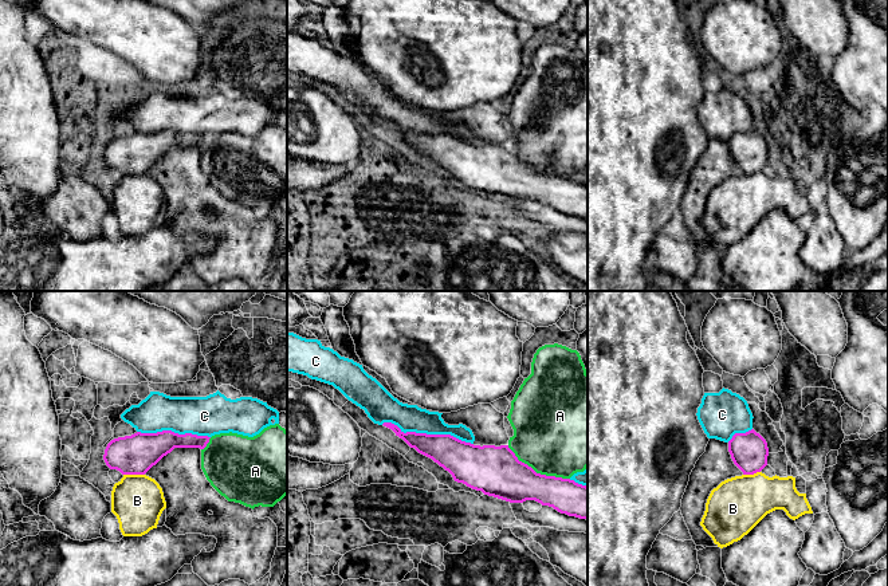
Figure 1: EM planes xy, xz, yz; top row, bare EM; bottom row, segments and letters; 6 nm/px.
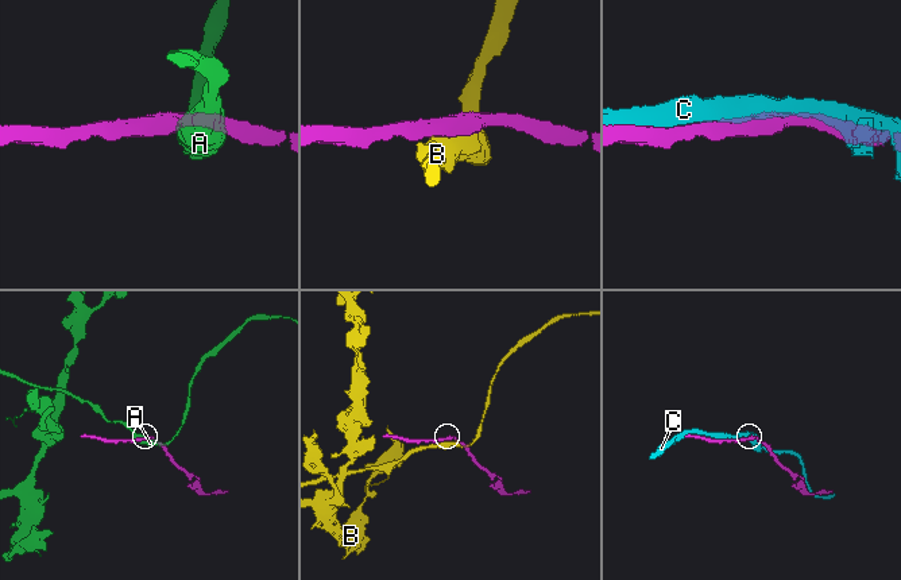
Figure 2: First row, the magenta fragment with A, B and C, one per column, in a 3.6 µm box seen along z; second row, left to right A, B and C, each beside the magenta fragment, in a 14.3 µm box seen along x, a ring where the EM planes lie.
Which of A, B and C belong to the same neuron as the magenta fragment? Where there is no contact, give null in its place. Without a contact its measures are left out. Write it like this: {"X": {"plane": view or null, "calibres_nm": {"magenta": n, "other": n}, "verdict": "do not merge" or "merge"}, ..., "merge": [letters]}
{"A": {"plane": "xz", "calibres_nm": {"magenta": 300, "other": 480}, "verdict": "do not merge"}, "B": {"plane": "xy", "calibres_nm": {"magenta": 240, "other": 320}, "verdict": "do not merge"}, "C": {"plane": "xz", "calibres_nm": {"magenta": 200, "other": 160}, "verdict": "merge"}, "merge": ["C"]}

